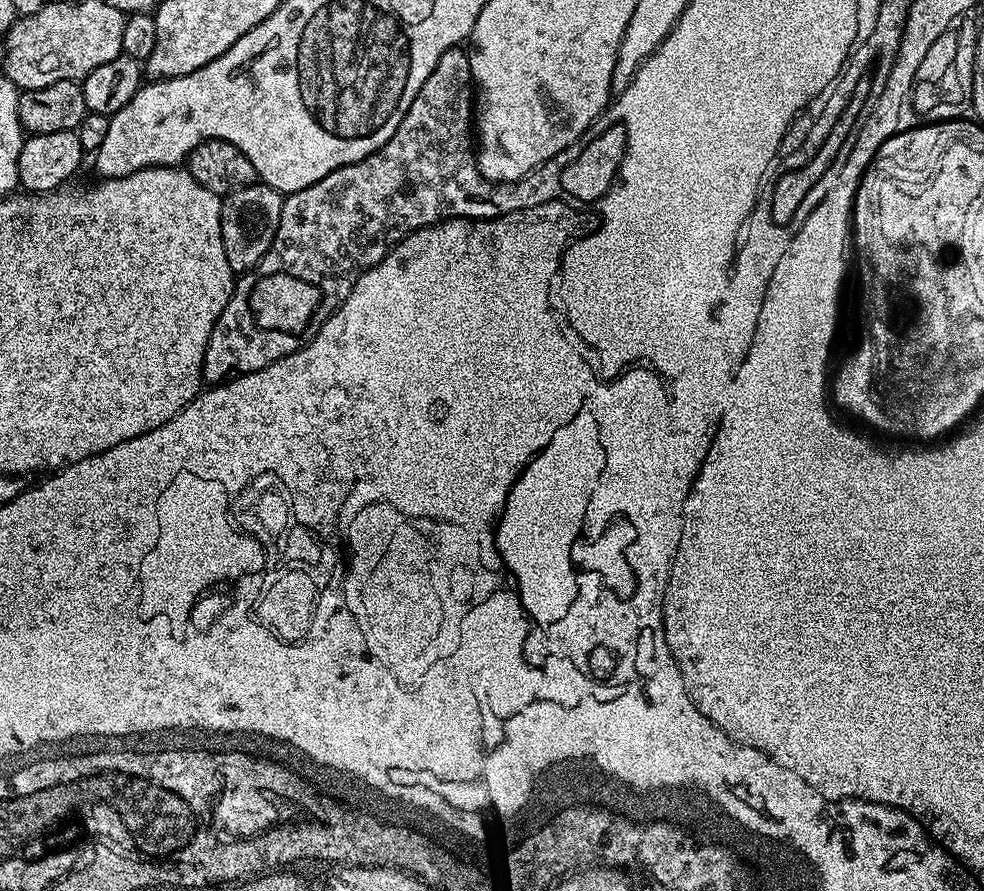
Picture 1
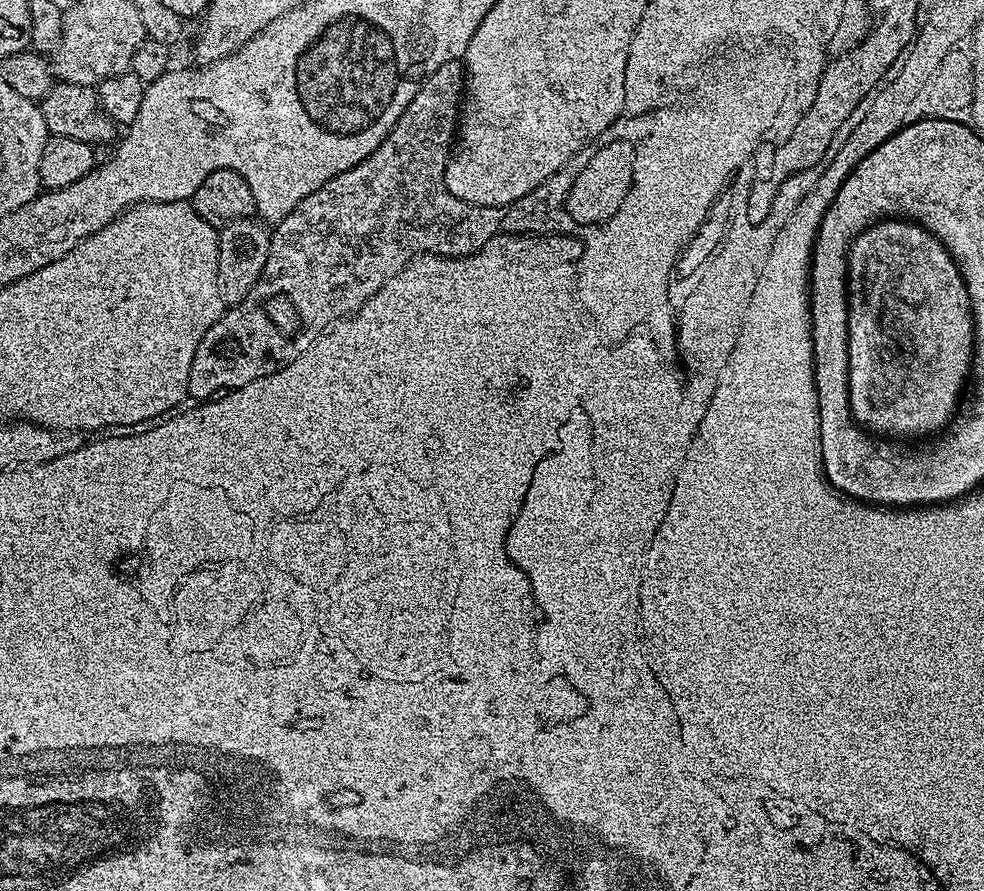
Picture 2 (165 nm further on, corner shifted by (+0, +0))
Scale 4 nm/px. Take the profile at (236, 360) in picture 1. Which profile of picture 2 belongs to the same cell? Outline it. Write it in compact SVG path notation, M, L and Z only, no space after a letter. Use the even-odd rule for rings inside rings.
M459 60L442 62L434 74L430 74L420 84L418 94L410 98L404 107L403 114L398 122L386 134L384 141L362 162L358 162L350 170L330 178L319 188L314 190L286 218L275 225L271 233L272 241L266 258L266 266L254 282L256 296L248 296L245 300L235 301L225 307L224 312L206 330L202 342L198 342L198 350L194 350L194 362L190 366L188 379L188 396L196 402L213 399L233 388L246 386L246 382L254 382L266 374L274 374L282 366L298 358L316 340L319 332L325 331L335 320L351 317L365 302L377 292L381 286L406 262L417 259L426 252L437 252L452 256L452 248L448 242L458 244L454 246L454 256L470 254L471 248L478 241L485 241L492 237L503 237L514 222L512 214L529 214L535 216L548 209L557 209L565 205L568 192L575 184L575 178L583 170L584 164L590 161L593 154L591 147L578 150L568 161L546 182L542 182L530 194L518 198L512 204L502 208L480 208L472 204L472 216L478 211L478 224L474 225L474 234L458 234L458 236L436 236L436 234L408 234L408 232L448 232L448 196L444 181L444 165L450 159L450 149L454 144L454 137L458 132L458 117L462 112L462 97L466 91L466 68ZM272 300L283 301L288 304L292 313L296 313L305 323L304 332L272 332Z

